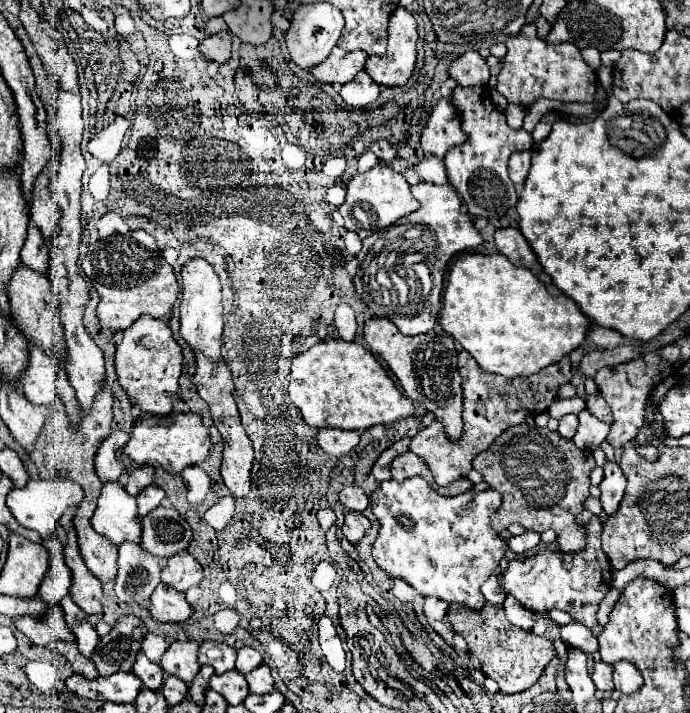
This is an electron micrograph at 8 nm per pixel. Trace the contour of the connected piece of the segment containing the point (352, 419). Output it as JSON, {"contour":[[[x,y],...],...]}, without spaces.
{"contour":[[[325,340],[293,356],[289,398],[313,428],[331,426],[363,432],[369,426],[389,424],[415,412],[413,402],[397,390],[377,358],[365,346],[345,340]]]}

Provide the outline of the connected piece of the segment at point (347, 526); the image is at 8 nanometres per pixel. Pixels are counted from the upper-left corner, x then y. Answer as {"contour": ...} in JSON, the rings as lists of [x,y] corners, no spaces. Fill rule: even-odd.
{"contour":[[[347,512],[345,514],[345,522],[343,522],[343,534],[351,544],[357,544],[367,530],[371,528],[371,522],[367,516],[359,514],[359,512]]]}

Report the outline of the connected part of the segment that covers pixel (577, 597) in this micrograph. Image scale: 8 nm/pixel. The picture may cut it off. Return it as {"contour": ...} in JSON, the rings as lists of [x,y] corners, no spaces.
{"contour":[[[593,516],[587,522],[587,536],[589,544],[583,552],[539,552],[533,558],[513,560],[509,564],[507,574],[503,576],[501,588],[515,596],[527,610],[531,612],[549,612],[549,610],[563,610],[571,614],[573,620],[585,624],[597,636],[601,632],[601,624],[597,622],[597,608],[607,590],[611,588],[611,566],[609,558],[601,548],[601,520]]]}

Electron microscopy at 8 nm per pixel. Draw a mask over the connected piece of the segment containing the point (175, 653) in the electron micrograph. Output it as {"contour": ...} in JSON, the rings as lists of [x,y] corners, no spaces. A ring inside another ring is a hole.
{"contour":[[[173,642],[163,654],[159,666],[163,668],[163,672],[173,674],[189,684],[201,668],[197,662],[197,648],[199,646],[195,642],[185,642],[185,644]]]}

